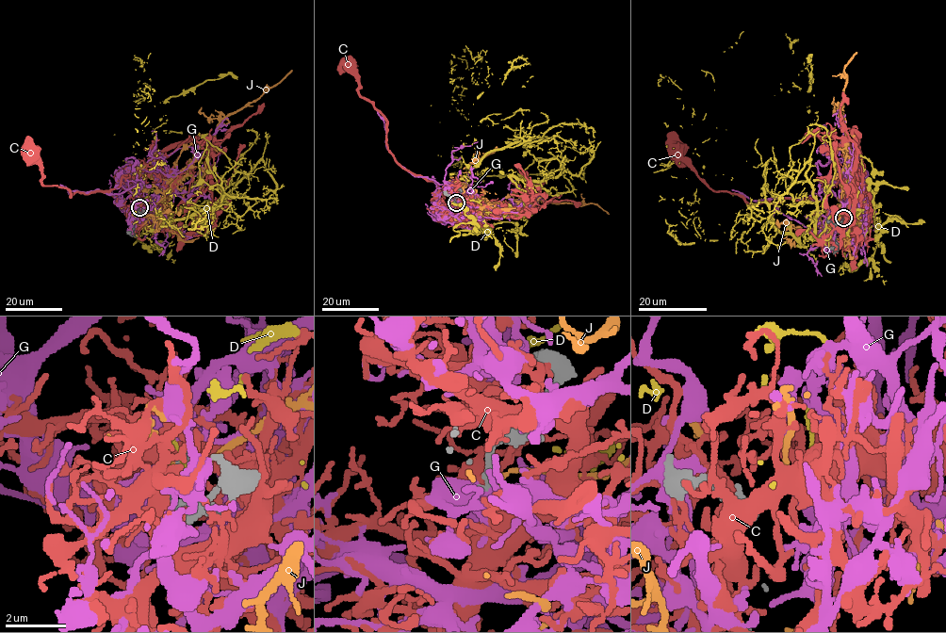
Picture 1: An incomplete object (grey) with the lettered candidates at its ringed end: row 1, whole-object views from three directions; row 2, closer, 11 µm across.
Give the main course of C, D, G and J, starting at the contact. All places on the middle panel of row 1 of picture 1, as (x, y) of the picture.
C: (455, 202), (457, 224), (439, 186), (396, 160), (386, 142), (386, 120), (361, 95), (359, 77), (346, 64)
D: (455, 202), (453, 229), (502, 246), (511, 176), (593, 155), (579, 124), (471, 125), (455, 65), (466, 120)
G: (454, 202), (465, 209), (453, 216), (441, 208), (450, 206), (457, 186), (413, 175), (395, 160), (376, 110)
J: (454, 202), (474, 198), (508, 208), (523, 206), (541, 200), (597, 203), (609, 214)

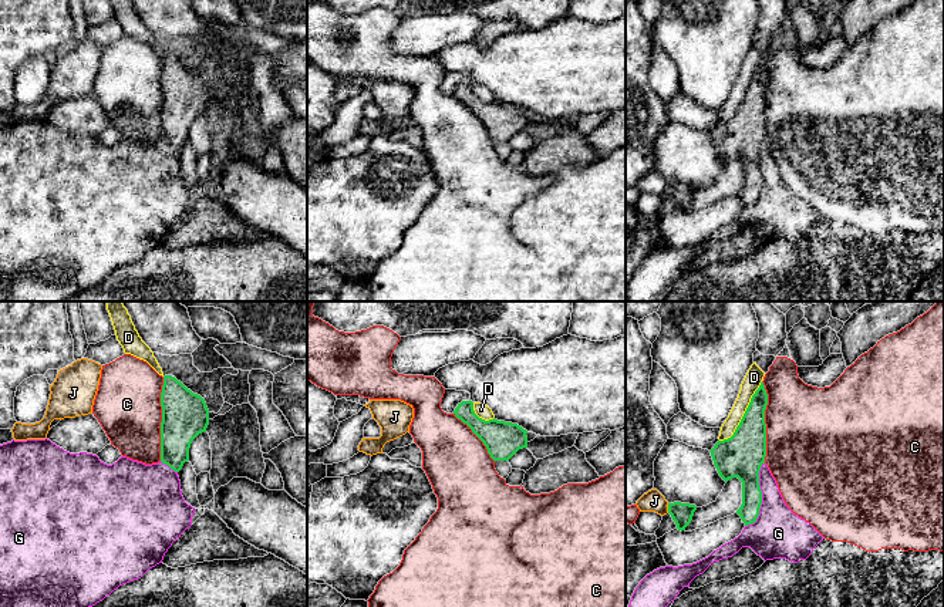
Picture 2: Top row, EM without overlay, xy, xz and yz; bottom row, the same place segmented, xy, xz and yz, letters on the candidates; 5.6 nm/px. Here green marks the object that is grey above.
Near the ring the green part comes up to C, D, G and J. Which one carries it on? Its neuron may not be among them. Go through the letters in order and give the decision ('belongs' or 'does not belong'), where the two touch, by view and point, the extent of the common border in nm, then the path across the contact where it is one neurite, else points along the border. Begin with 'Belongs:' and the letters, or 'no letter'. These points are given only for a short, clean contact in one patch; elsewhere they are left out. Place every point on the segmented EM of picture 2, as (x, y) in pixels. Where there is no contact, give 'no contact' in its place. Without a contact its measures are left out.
Belongs: no letter
C: does not belong; meets green in xy at (162, 420); contact 480 nm long
D: does not belong; meets green in yz at (744, 414); contact 420 nm long; border along yz (761, 381), (735, 431), (720, 441)
G: does not belong; meets green in yz at (761, 496); contact 380 nm long
J: does not belong; meets green in yz at (668, 508); contact 60 nm long

